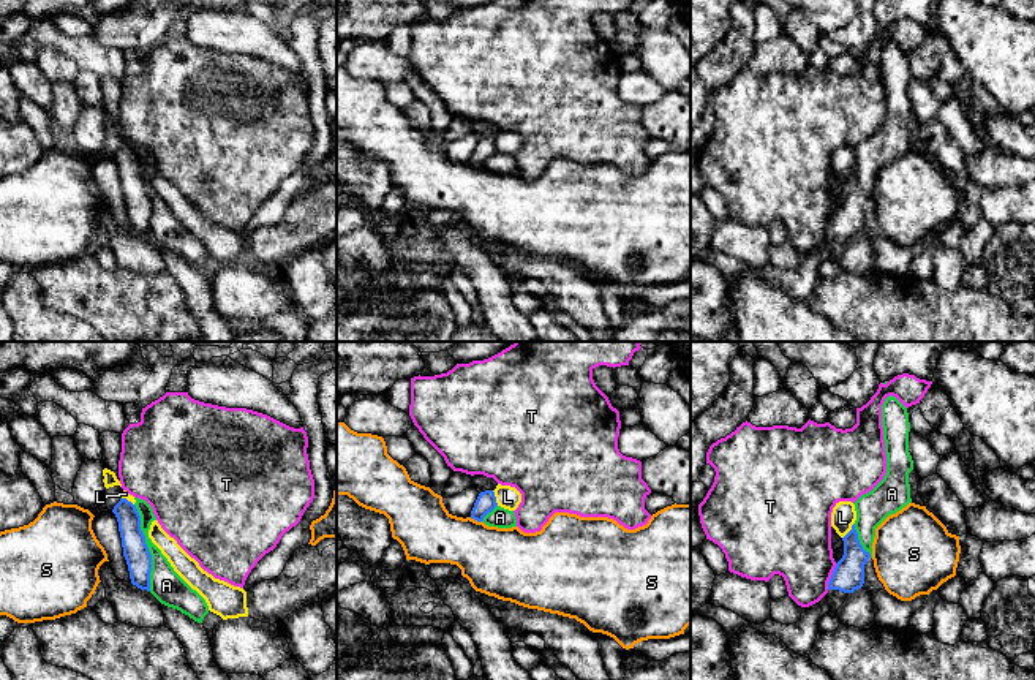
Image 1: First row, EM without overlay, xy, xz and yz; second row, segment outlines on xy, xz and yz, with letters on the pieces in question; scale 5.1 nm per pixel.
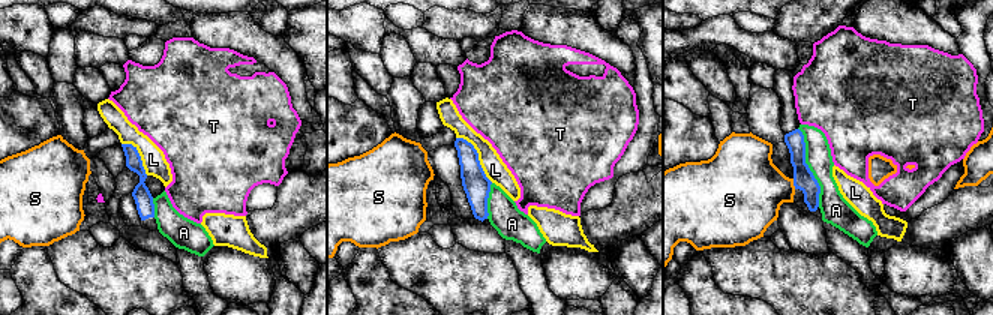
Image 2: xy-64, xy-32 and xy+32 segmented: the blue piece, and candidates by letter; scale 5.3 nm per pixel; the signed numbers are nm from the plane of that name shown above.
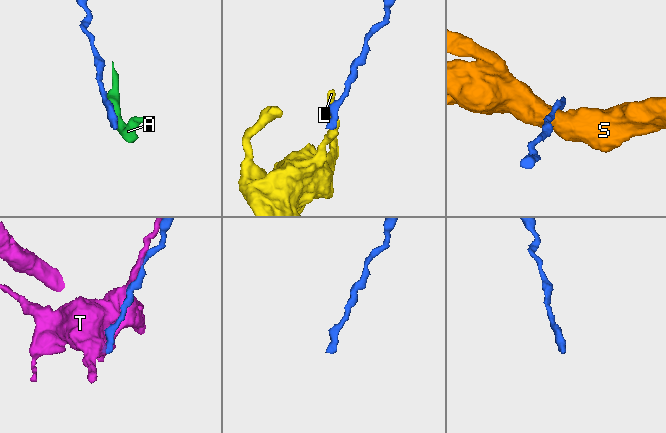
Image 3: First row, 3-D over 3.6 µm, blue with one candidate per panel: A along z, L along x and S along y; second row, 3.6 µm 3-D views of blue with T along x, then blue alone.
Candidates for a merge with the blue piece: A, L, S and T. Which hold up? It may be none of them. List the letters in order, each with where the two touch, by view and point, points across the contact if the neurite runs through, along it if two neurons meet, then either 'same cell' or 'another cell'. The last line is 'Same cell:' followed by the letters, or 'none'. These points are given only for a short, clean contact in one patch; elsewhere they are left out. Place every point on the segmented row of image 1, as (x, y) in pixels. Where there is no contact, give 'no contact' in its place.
A: contact xy (147, 547); another cell
L: contact xz (495, 498); border xz (492, 491), (498, 505); another cell
S: contact xz (476, 519); border xz (470, 517), (482, 522); another cell
T: contact yz (831, 576); another cell
Same cell: none

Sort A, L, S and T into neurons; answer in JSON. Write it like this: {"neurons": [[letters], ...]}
{"neurons": [["A"], ["L"], ["S"], ["T"]]}

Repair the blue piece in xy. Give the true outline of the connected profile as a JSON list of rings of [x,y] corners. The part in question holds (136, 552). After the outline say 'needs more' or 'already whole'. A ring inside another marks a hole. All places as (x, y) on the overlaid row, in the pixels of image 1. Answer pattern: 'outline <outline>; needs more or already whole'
outline [[[120,498],[112,512],[119,522],[123,557],[128,565],[131,584],[150,591],[152,555],[141,530],[141,516],[136,506],[126,498]]]; already whole

